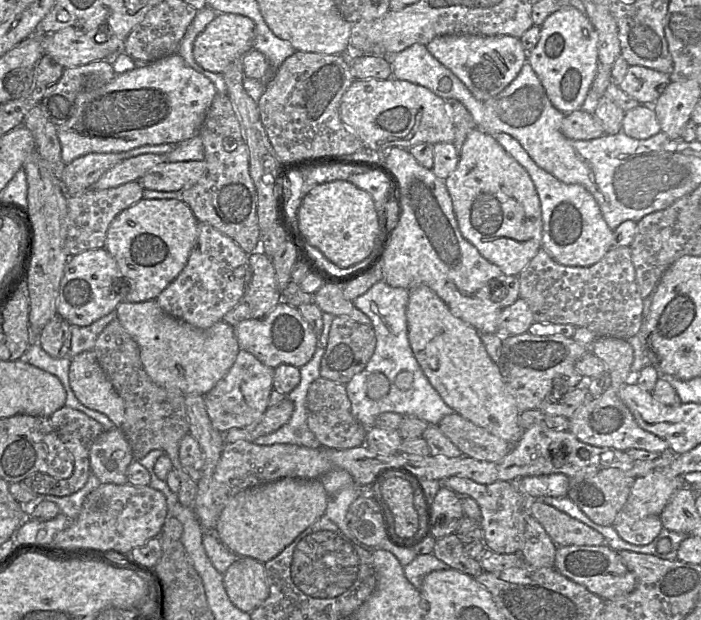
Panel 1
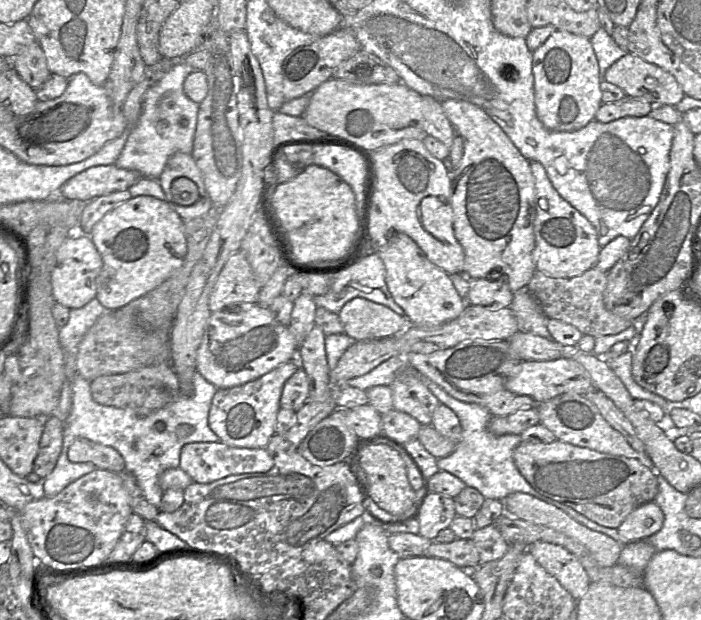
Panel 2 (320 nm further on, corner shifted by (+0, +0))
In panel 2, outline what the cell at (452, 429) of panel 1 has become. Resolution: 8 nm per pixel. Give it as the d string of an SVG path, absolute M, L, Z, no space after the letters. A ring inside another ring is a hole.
M558 439L551 443L522 441L515 448L513 459L536 491L609 528L617 529L634 509L654 501L659 490L654 468L633 458L598 452Z

